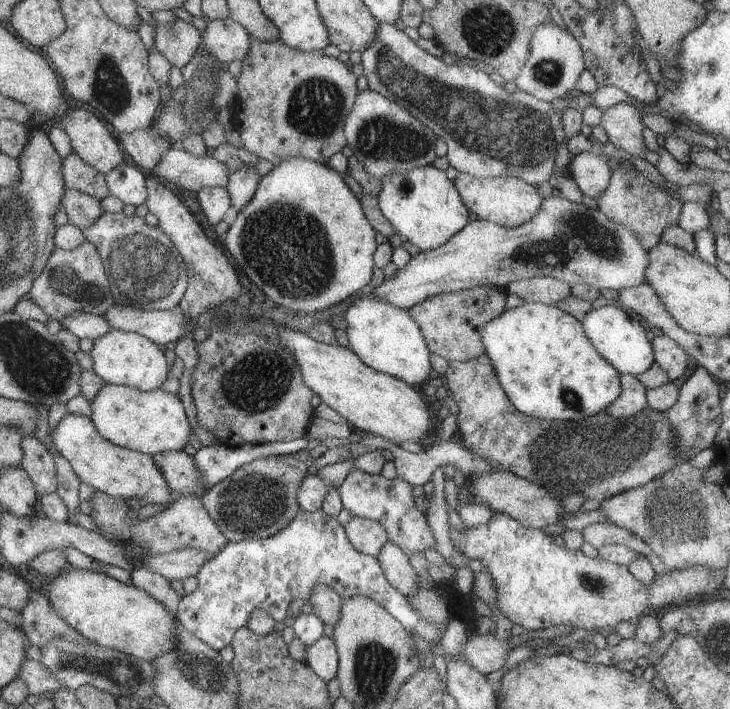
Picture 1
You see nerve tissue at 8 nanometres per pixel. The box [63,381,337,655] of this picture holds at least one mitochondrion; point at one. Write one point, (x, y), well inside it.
(255, 504)

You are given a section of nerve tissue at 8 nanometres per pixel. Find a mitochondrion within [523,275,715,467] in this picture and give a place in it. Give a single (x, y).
(574, 405)

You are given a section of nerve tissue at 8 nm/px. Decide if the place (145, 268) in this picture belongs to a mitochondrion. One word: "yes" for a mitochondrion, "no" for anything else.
yes

